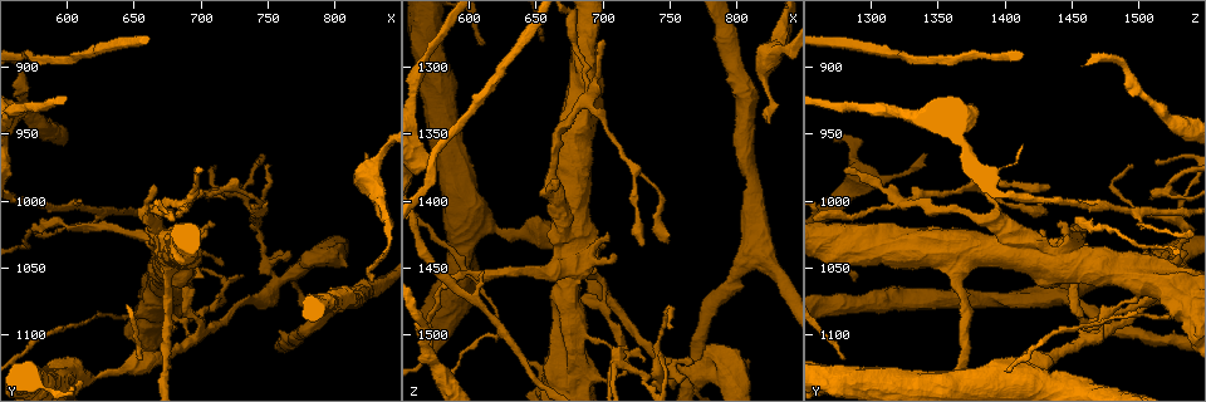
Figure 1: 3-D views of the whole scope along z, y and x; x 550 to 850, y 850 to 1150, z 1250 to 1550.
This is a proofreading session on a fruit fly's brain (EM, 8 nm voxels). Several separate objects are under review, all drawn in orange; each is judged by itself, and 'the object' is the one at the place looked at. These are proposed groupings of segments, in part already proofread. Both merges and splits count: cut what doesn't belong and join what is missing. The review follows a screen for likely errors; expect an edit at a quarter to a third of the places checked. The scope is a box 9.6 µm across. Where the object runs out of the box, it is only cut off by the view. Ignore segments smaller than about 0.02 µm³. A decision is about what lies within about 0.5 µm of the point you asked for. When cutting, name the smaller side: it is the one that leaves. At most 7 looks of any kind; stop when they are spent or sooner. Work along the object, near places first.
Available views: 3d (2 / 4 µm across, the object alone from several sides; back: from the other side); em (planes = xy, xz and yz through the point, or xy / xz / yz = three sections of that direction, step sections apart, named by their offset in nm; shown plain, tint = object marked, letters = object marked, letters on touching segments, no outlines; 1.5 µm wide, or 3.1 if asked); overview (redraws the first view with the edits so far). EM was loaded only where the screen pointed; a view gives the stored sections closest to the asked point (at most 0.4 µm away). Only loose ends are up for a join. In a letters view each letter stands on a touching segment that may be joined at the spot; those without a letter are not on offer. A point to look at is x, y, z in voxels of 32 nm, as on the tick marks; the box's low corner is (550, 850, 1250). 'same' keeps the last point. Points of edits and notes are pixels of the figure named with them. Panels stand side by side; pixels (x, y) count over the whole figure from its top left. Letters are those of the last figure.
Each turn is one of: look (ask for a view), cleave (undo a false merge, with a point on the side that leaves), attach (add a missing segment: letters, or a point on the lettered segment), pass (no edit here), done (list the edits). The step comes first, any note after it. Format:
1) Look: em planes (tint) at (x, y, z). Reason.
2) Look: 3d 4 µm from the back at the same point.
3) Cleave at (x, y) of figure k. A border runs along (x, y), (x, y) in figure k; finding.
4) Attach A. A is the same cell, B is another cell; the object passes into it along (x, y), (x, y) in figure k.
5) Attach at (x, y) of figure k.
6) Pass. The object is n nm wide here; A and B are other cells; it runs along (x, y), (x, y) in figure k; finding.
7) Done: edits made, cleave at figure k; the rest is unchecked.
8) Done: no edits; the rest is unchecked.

Look: 3d 4 µm at (712, 992, 1522). Two arms at a narrow angle.

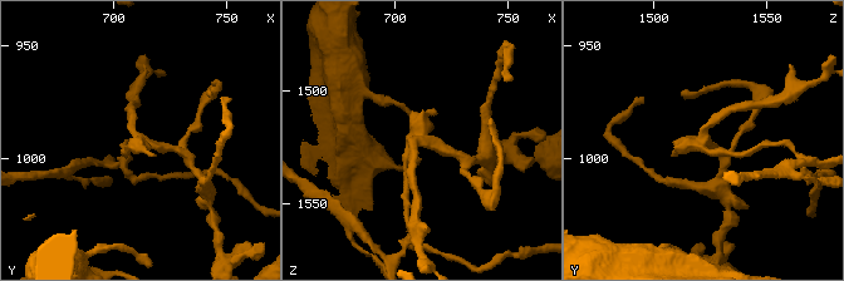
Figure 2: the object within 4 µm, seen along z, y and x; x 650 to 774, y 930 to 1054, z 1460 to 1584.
Look: em planes (letters) at (712, 992, 1521). 3 arms meet here.

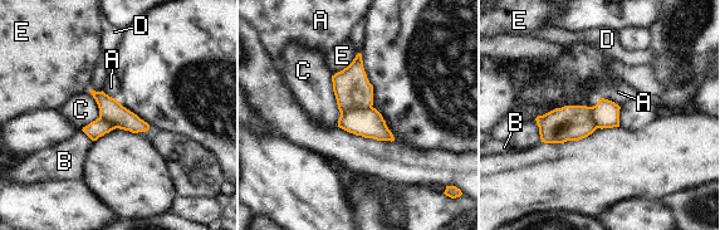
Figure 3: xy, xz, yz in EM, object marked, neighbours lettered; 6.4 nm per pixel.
Cleave at (352, 89) of figure 3. The object is 180 nm wide here; A, B, C, D and E are other cells; a border runs along (371, 106), (341, 114) in figure 3; a second cell is stuck on.

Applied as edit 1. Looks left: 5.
Look: 3d 4 µm at (662, 990, 1386). Branch stops here.

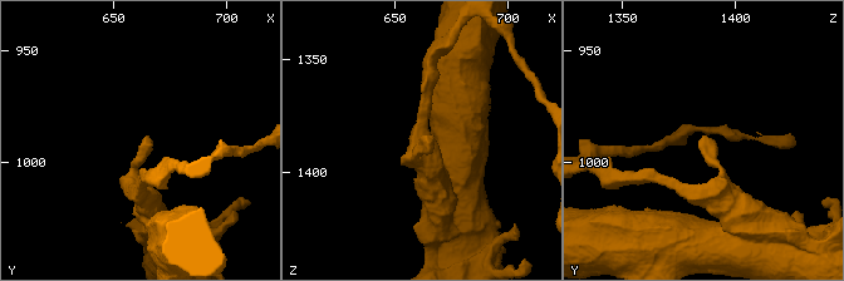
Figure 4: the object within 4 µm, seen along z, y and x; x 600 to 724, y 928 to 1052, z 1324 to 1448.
Look: em planes (letters) at (664, 990, 1386).

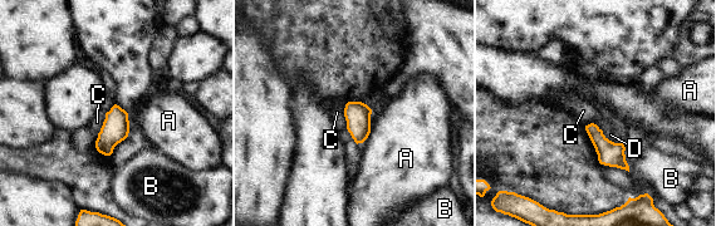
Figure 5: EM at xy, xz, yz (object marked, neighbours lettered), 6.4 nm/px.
Pass. A, B, C and D are other cells; a border runs along (348, 102), (344, 108), (346, 124) in figure 5; none of them fits.

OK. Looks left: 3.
Look: 3d 2 µm at (828, 1060, 1286). An open end.

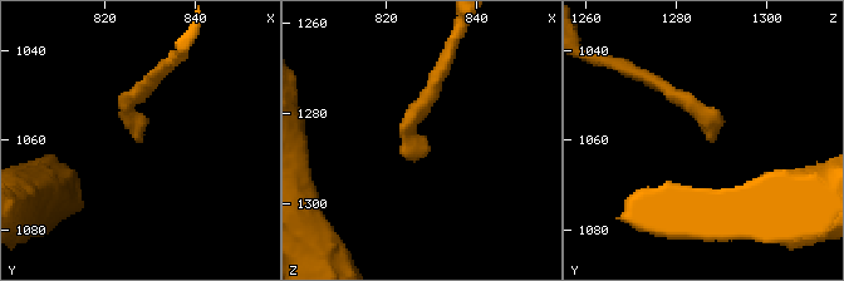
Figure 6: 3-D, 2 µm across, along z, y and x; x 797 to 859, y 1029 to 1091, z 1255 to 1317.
Look: em yz step 8 (tint) at (828, 1061, 1288).

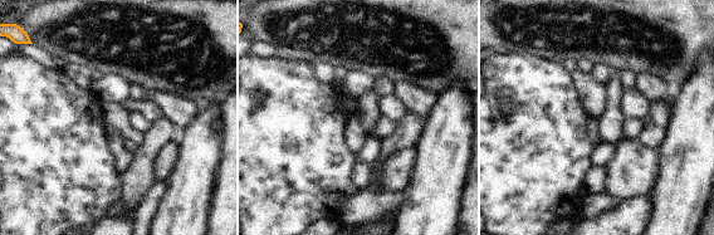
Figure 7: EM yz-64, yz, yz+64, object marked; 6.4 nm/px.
Look: em planes (letters) at the same point. Cut it another way.

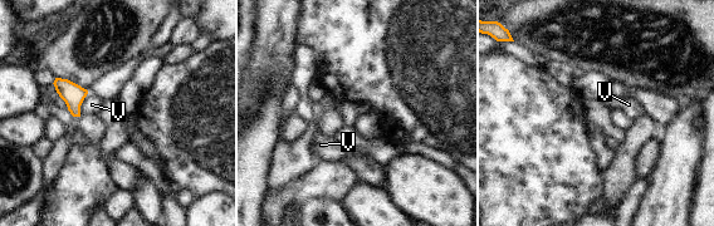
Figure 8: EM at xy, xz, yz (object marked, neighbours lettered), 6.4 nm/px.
Pass. The longest contact is with V, 150 nm; V is another cell; a border runs along (87, 93), (79, 114) in figure 8; no lettered segment goes on from it.

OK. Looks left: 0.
Done: edits made, cleave at figure 3; the rest is unchecked.

